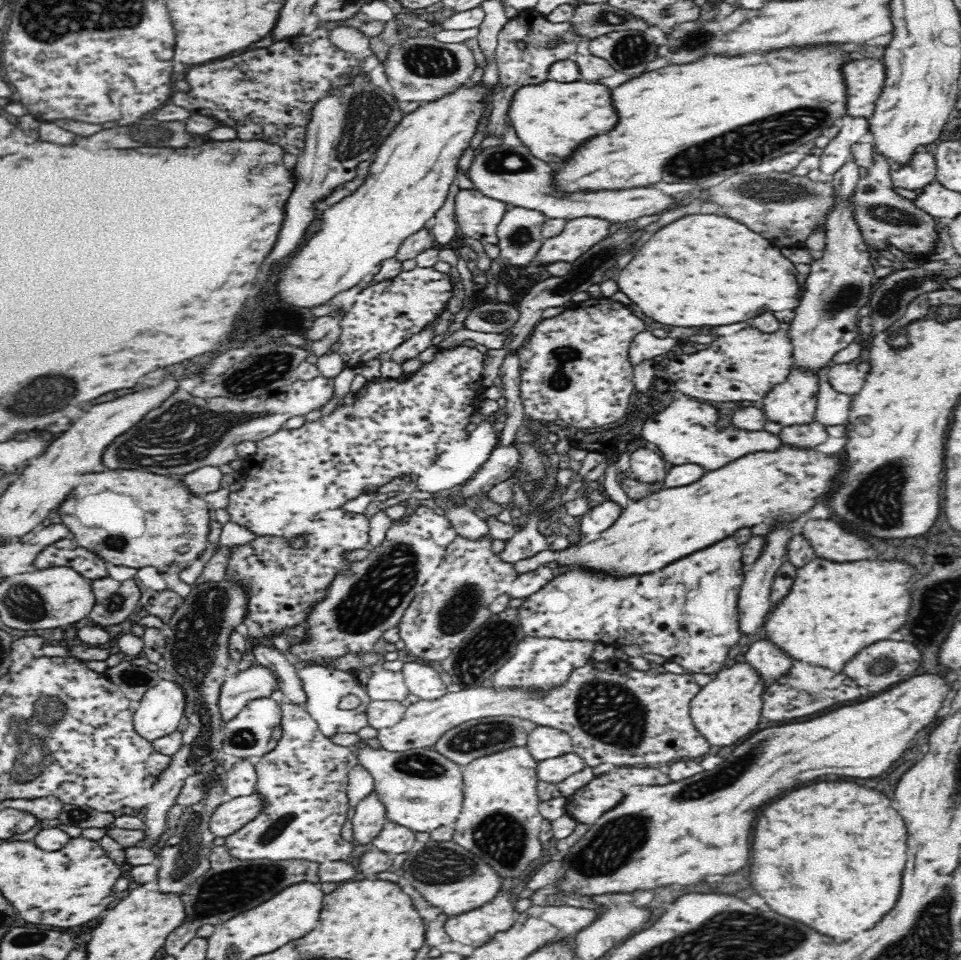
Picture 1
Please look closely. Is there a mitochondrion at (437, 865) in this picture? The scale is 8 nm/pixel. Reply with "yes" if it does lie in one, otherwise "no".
yes

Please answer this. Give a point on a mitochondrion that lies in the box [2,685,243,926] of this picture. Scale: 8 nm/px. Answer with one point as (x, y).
(32, 759)

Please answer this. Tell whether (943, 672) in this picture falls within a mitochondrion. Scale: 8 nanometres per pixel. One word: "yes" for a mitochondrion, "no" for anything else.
no

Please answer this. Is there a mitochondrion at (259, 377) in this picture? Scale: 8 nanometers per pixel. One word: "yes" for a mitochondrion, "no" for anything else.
yes

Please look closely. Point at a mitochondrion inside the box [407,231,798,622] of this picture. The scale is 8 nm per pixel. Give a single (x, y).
(600, 257)

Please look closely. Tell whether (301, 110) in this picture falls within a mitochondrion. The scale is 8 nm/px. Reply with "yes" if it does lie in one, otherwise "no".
no

